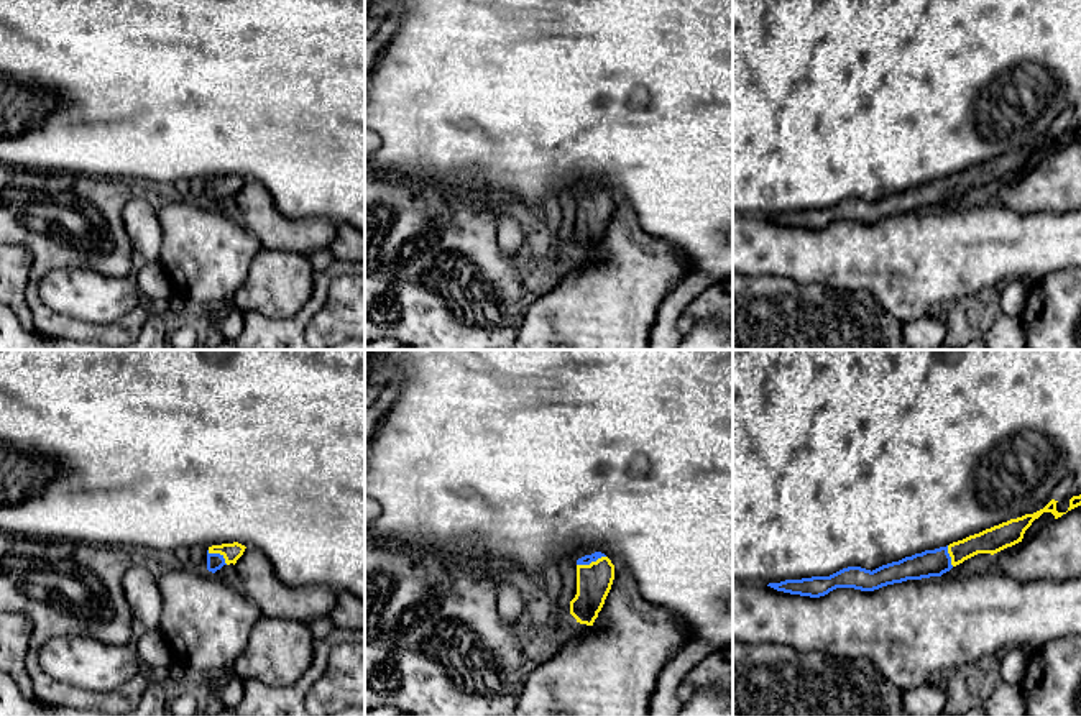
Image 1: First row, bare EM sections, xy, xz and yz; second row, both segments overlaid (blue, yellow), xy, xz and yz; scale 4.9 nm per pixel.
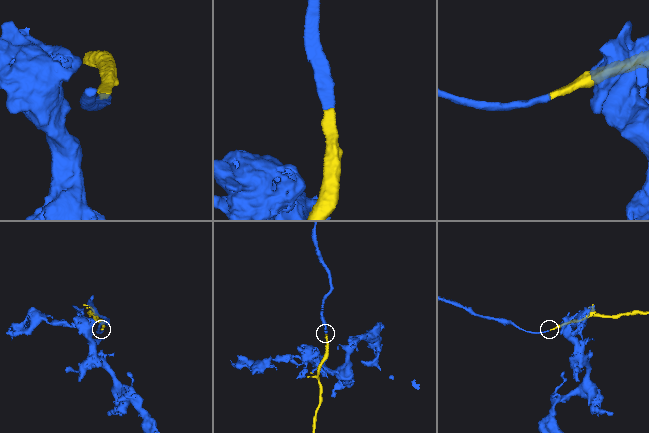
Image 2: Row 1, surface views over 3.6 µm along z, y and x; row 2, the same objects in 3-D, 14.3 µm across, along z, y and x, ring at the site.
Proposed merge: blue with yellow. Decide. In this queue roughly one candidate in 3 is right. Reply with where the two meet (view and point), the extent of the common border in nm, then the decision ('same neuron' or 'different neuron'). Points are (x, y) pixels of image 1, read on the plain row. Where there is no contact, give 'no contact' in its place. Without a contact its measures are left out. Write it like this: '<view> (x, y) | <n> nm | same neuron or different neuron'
xz (590, 194) | 150 nm | same neuron

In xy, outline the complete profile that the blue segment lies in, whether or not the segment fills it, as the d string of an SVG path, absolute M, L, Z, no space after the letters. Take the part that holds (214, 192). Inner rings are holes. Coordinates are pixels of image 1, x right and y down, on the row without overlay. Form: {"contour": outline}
{"contour": "M233 174L233 176L222 176L212 177L207 182L207 202L215 205L223 197L237 195L237 192L243 187L245 177Z"}

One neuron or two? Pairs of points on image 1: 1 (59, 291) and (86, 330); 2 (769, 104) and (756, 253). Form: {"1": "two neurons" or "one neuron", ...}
{"1": "two neurons", "2": "two neurons"}

